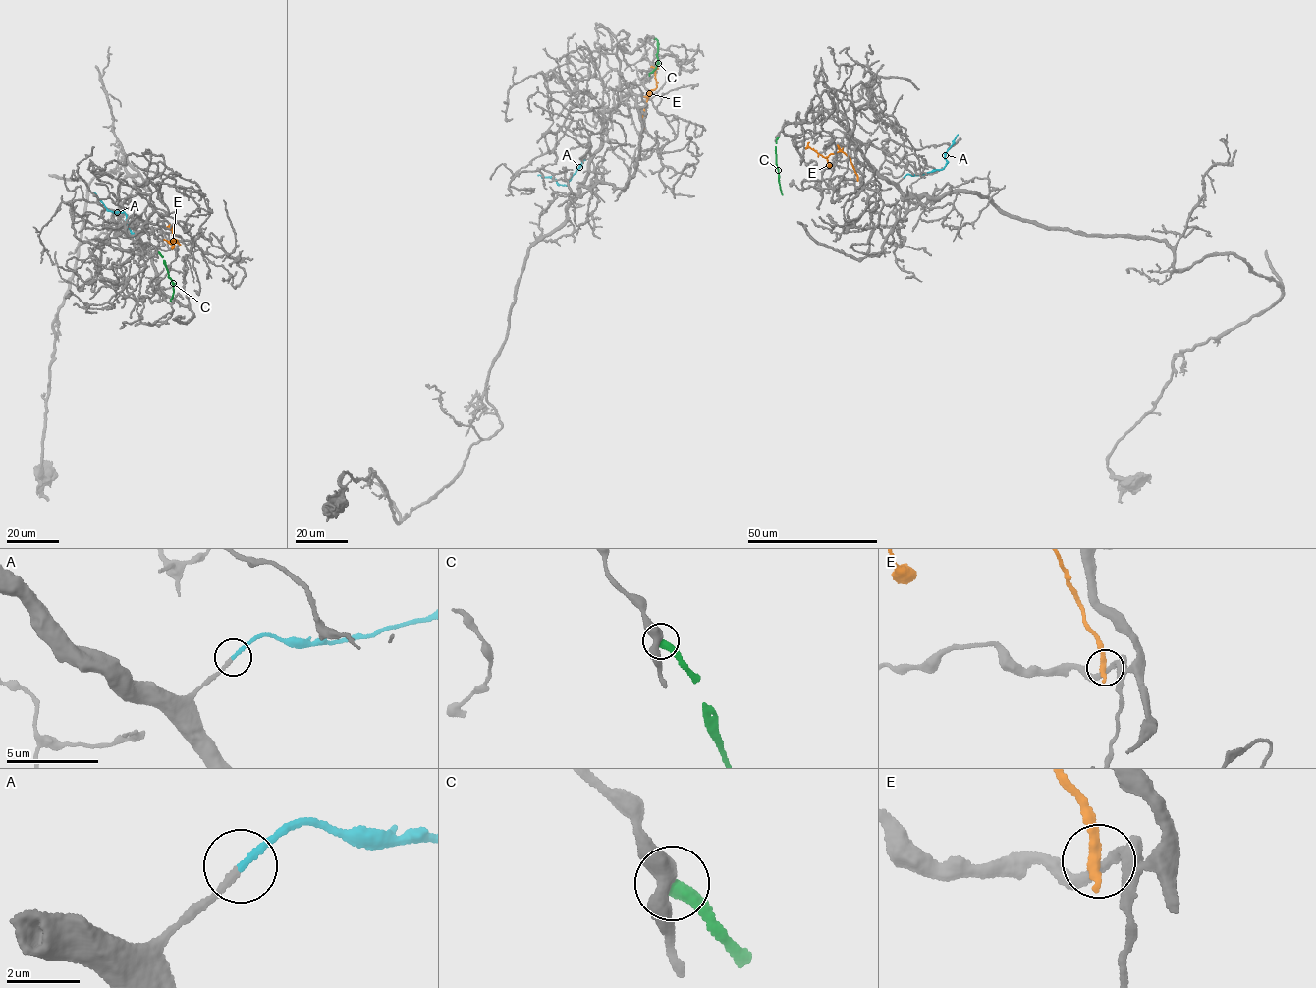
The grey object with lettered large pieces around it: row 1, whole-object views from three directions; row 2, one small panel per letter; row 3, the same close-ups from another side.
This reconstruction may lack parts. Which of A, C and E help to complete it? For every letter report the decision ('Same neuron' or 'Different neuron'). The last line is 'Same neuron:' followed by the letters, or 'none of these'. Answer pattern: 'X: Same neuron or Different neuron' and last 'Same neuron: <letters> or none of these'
A: Same neuron
C: Different neuron
E: Different neuron
Same neuron: A

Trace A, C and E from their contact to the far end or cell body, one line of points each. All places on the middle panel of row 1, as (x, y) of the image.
A: (586, 159), (566, 186), (537, 175)
C: (653, 37), (657, 40), (658, 62), (649, 76)
E: (642, 127), (648, 96), (656, 86), (655, 70), (650, 67)

